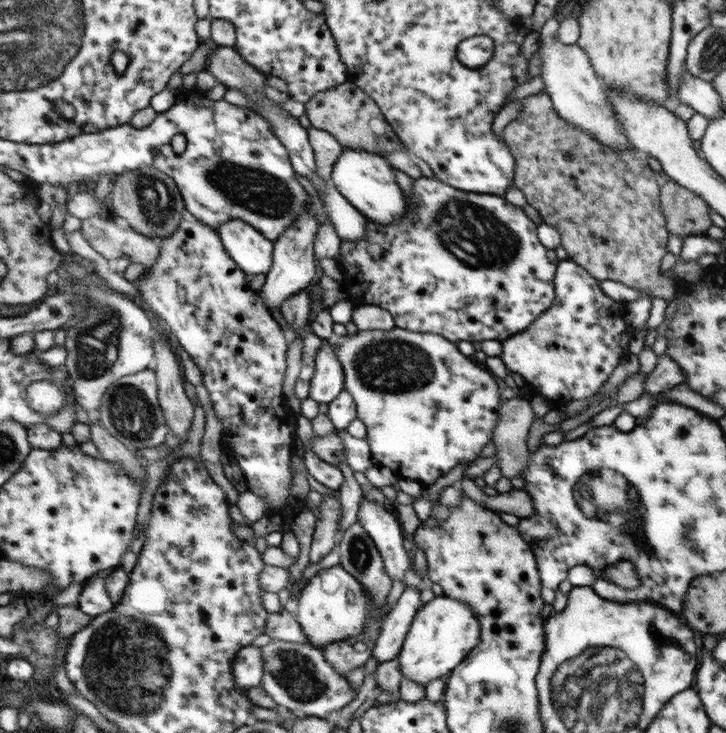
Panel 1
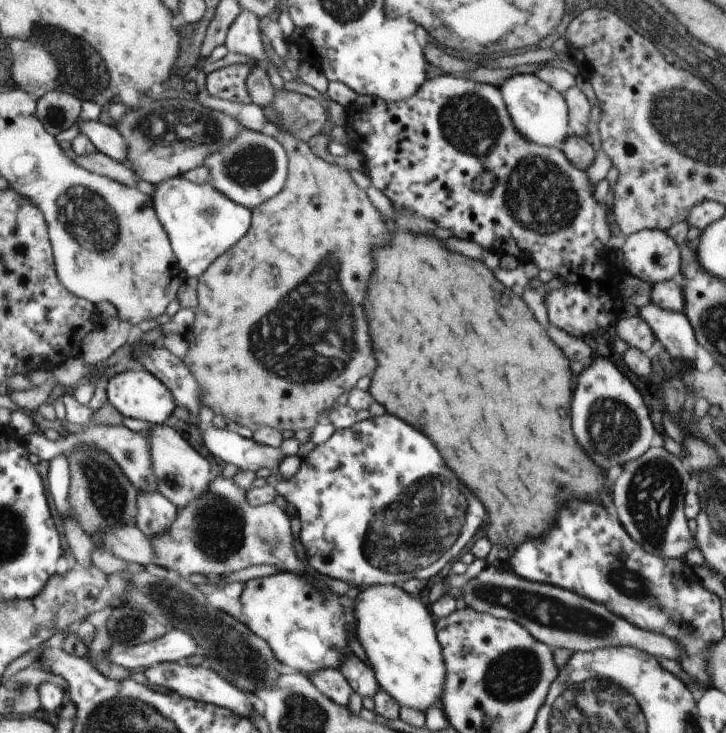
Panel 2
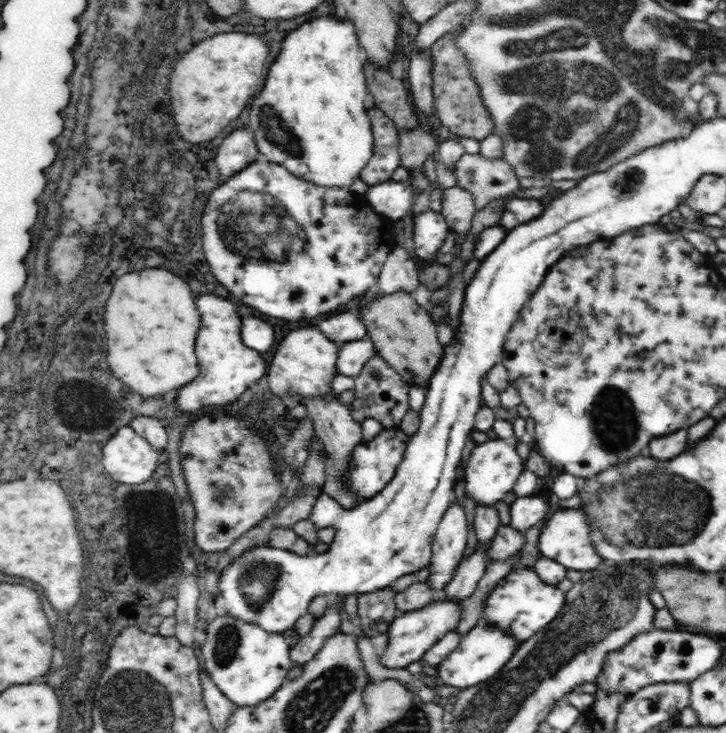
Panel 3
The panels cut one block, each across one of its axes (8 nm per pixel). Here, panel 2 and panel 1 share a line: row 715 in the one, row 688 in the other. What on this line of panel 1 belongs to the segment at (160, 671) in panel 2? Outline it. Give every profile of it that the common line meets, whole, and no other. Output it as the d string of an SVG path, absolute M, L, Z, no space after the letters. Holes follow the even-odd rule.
M247 646L236 655L233 662L233 679L237 689L248 691L250 688L257 687L263 679L262 655L260 648Z

